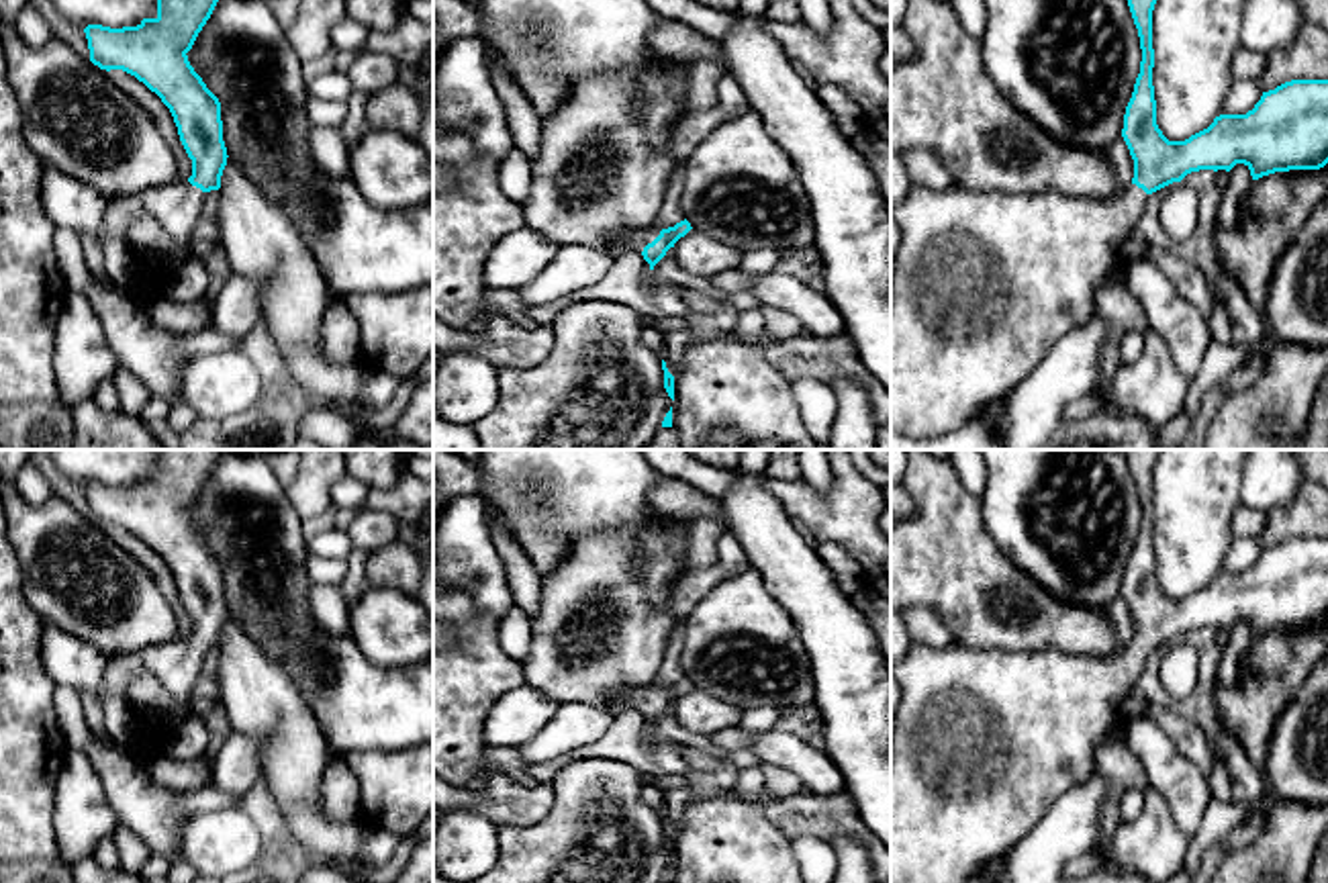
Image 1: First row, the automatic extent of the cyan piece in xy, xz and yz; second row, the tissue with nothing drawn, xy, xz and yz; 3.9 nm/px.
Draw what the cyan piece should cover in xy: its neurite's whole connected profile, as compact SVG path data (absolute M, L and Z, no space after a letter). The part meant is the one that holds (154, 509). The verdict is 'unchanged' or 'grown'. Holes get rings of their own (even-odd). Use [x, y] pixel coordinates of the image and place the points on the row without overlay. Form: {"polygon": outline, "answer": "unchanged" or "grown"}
{"polygon": "M157 450L155 476L143 476L137 484L110 486L88 482L84 486L90 519L106 529L123 527L155 550L170 566L180 599L192 617L192 634L188 638L174 638L165 644L110 658L104 675L106 693L110 697L127 699L127 683L137 672L147 672L159 681L161 689L172 699L192 703L204 654L221 646L221 634L229 615L223 599L221 560L194 529L186 513L210 476L221 452L223 450Z", "answer": "grown"}

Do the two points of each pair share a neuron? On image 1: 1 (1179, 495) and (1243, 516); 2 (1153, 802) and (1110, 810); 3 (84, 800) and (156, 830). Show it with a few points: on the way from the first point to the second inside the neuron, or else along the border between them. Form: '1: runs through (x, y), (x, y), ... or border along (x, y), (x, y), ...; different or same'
1: border along (1241, 503), (1232, 518), (1232, 534); different
2: border along (1149, 783), (1143, 789); different
3: border along (92, 769), (119, 822); different

